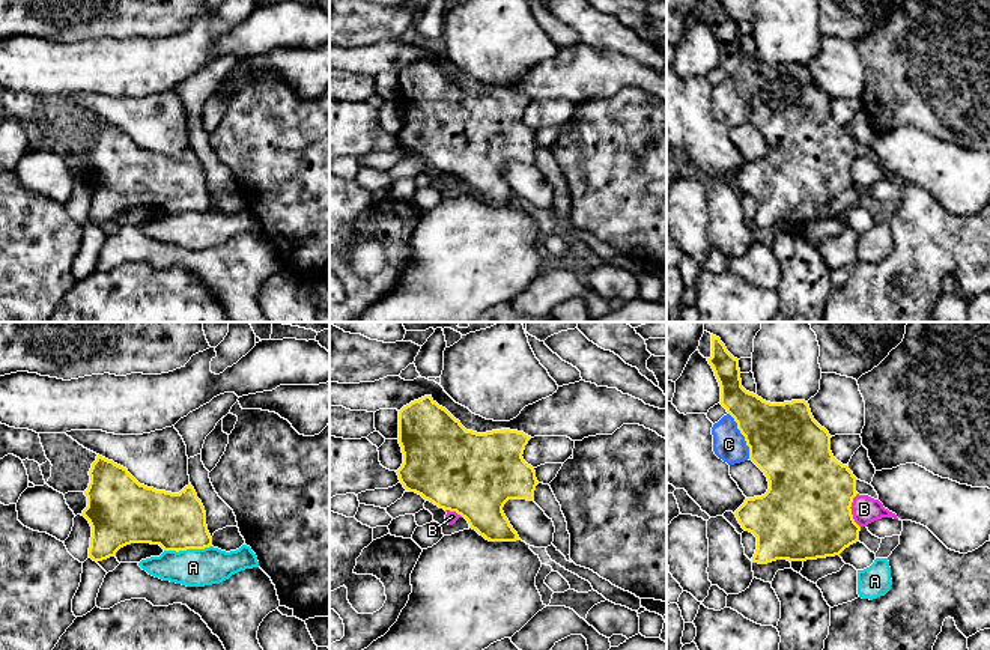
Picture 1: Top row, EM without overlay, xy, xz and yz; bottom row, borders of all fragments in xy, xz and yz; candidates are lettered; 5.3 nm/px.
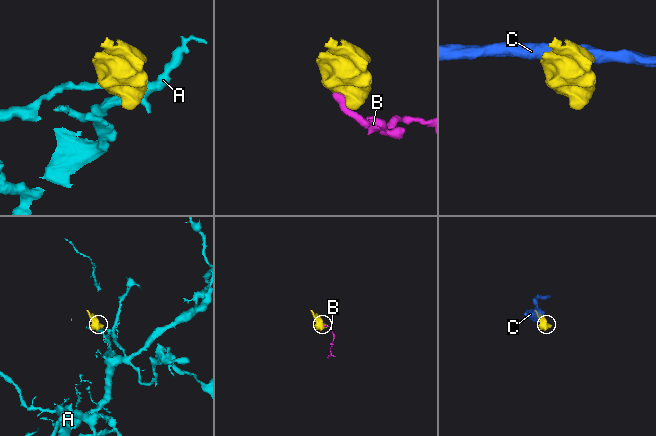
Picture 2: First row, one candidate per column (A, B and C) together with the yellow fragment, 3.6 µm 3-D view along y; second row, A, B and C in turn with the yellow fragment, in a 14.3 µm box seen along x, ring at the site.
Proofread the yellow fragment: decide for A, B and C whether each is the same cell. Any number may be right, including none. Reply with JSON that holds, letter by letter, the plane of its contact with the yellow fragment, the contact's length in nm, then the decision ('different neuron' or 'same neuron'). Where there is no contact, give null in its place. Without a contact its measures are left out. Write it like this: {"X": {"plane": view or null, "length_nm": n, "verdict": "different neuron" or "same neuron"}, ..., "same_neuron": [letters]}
{"A": {"plane": "xy", "length_nm": 260, "verdict": "different neuron"}, "B": {"plane": "yz", "length_nm": 180, "verdict": "same neuron"}, "C": {"plane": "yz", "length_nm": 280, "verdict": "different neuron"}, "same_neuron": ["B"]}

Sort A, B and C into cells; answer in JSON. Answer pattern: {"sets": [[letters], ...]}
{"sets": [["A"], ["B"], ["C"]]}

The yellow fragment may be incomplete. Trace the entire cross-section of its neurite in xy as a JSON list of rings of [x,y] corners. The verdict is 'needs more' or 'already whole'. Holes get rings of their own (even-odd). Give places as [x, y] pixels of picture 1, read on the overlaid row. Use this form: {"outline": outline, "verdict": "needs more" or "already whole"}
{"outline": [[[96,456],[89,471],[90,483],[84,491],[87,507],[83,510],[92,527],[89,558],[102,561],[131,543],[159,545],[164,551],[205,549],[212,546],[206,512],[191,484],[179,494],[156,491],[140,484],[126,468]]], "verdict": "already whole"}

